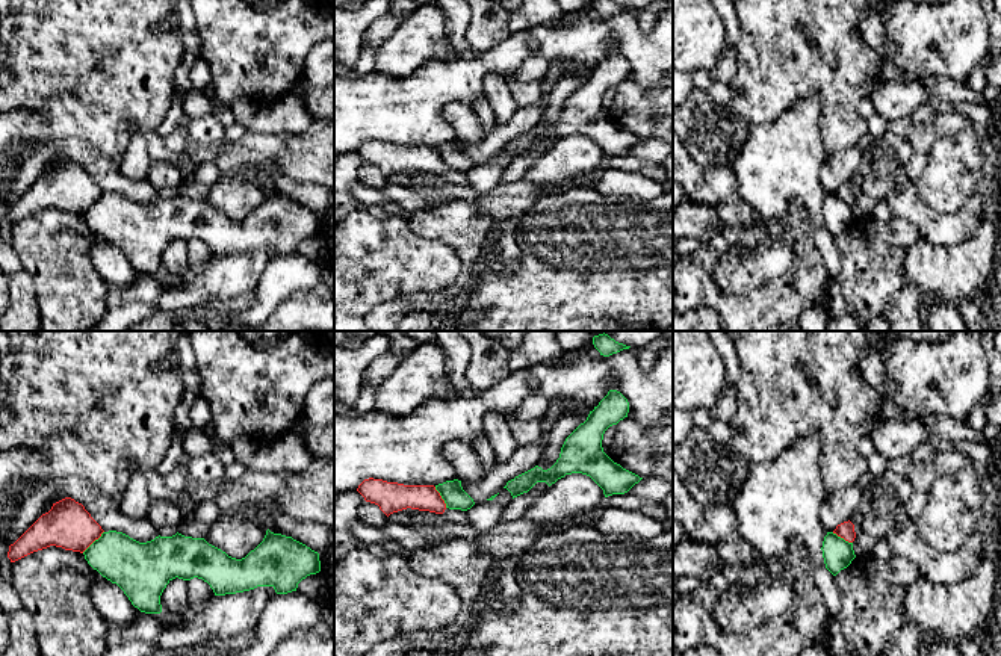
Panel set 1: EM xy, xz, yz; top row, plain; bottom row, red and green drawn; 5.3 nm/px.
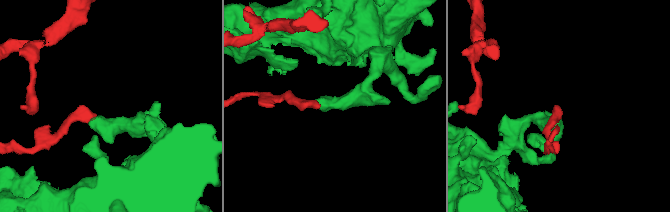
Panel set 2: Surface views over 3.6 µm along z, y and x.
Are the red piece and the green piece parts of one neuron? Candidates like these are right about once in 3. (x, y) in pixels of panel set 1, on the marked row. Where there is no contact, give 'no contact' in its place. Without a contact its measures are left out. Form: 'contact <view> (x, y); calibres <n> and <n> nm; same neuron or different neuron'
contact xy (92, 541); calibres 240 and 260 nm; different neuron

